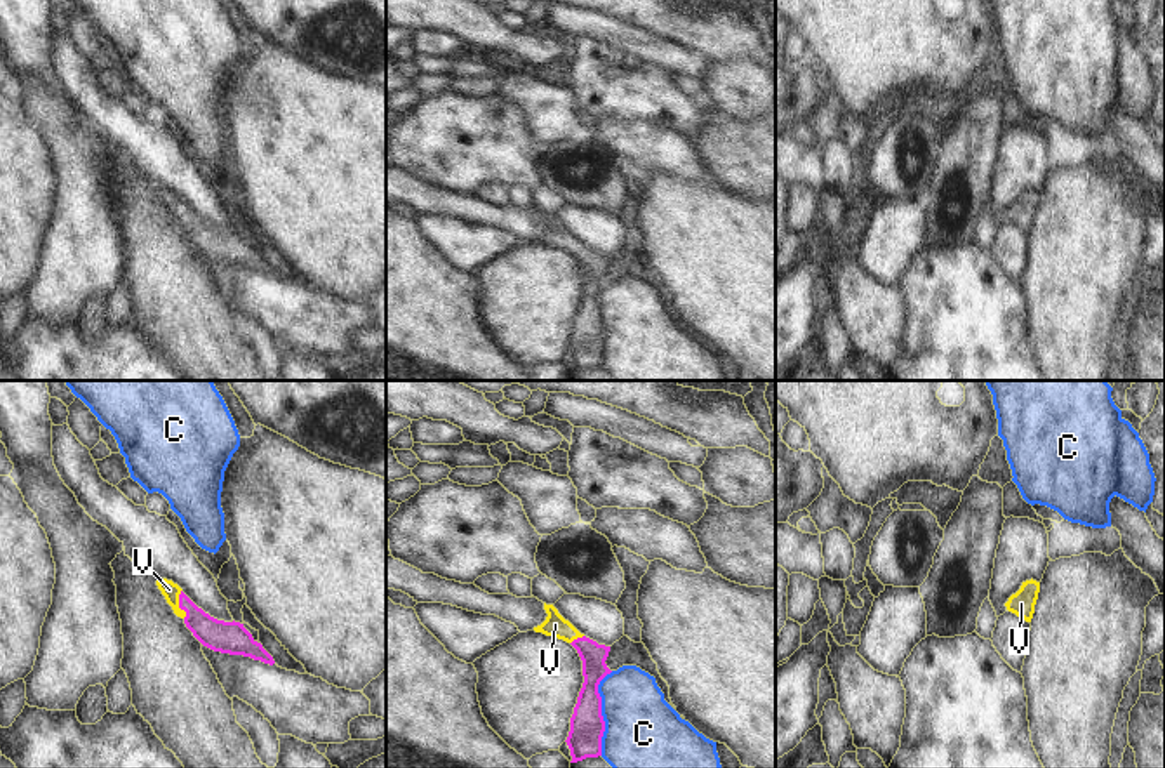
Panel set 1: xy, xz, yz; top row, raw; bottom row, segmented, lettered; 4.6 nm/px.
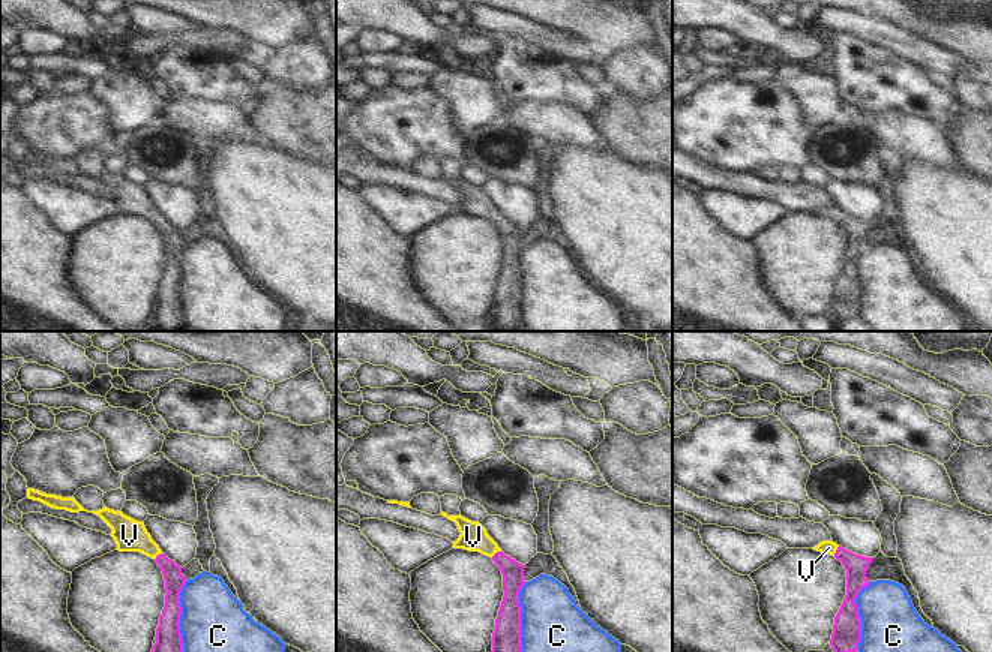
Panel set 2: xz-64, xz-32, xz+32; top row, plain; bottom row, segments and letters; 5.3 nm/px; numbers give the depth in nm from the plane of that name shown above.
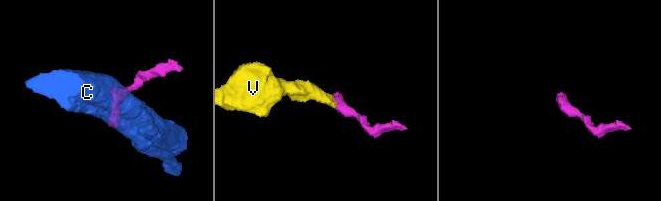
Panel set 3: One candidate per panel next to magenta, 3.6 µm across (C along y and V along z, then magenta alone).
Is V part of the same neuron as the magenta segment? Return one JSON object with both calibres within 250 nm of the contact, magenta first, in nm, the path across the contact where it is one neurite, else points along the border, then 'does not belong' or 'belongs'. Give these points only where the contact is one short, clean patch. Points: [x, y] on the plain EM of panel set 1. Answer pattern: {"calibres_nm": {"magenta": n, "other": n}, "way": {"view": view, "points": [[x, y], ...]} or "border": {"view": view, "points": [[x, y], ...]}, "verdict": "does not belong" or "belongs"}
{"calibres_nm": {"magenta": 140, "other": 80}, "way": {"view": "xy", "points": [[221, 247], [211, 244], [179, 214], [169, 200]]}, "verdict": "belongs"}

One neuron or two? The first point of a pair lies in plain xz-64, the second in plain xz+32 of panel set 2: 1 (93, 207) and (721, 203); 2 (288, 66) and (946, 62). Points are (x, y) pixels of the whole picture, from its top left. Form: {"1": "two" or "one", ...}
{"1": "one", "2": "two"}

